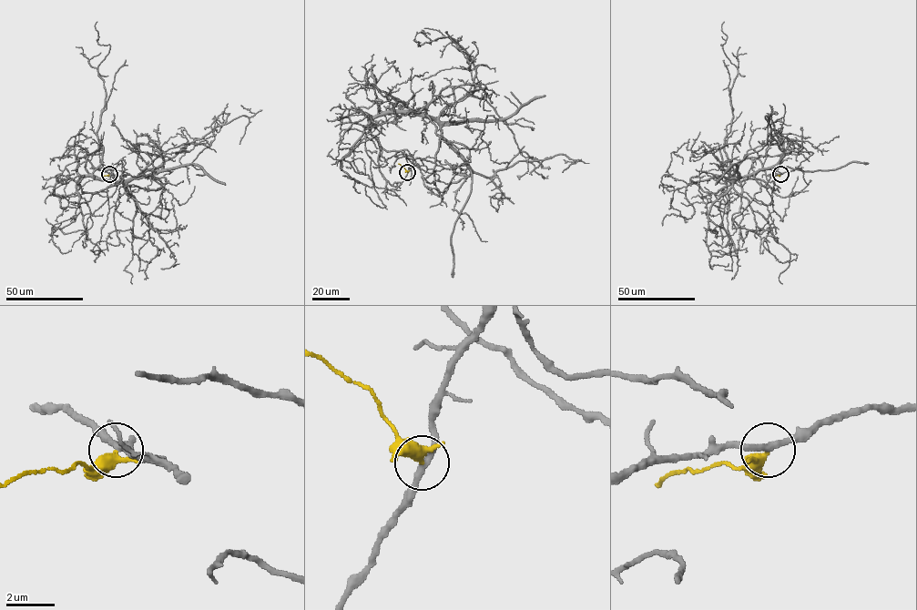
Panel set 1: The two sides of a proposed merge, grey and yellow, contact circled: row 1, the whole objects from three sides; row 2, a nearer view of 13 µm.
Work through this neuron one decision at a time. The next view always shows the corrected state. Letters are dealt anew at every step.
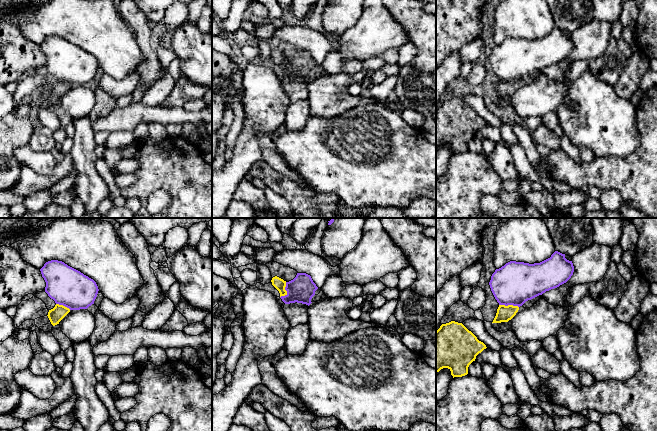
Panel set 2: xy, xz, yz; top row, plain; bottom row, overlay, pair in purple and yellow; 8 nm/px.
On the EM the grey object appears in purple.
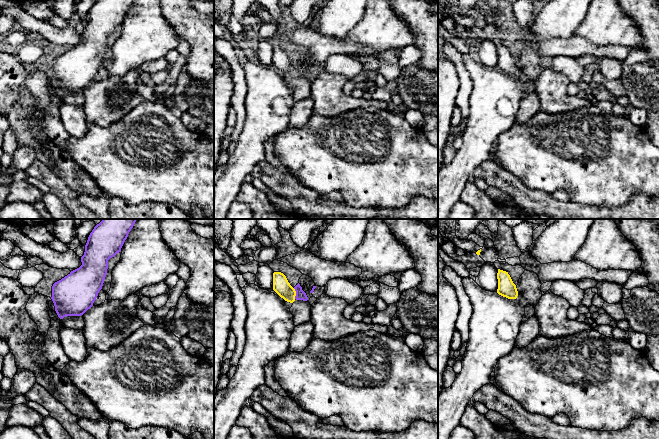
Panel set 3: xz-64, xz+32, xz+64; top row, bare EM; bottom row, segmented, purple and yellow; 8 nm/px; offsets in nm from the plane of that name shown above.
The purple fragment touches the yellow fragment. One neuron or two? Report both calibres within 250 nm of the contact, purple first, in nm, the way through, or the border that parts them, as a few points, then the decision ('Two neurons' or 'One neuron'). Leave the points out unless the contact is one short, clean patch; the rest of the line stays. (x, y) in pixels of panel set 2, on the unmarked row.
Thickness 340 nm (purple) against 130 nm. Boundary: yz (499, 80), (516, 81), (518, 83). Two neurons

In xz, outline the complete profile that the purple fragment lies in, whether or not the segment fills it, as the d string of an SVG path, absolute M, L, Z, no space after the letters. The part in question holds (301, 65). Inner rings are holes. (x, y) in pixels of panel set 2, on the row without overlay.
M297 49L296 53L286 58L285 66L287 70L280 74L285 80L290 79L302 79L310 81L312 73L315 71L315 67L318 65L313 58L310 51L306 49Z

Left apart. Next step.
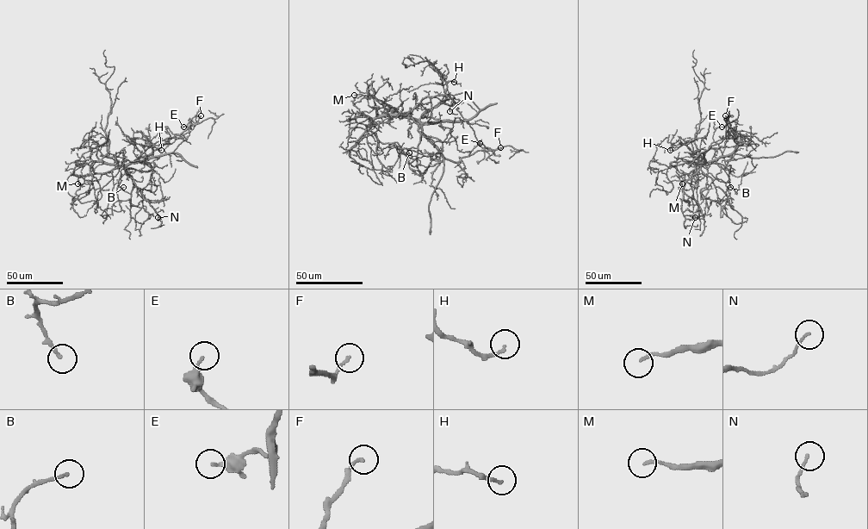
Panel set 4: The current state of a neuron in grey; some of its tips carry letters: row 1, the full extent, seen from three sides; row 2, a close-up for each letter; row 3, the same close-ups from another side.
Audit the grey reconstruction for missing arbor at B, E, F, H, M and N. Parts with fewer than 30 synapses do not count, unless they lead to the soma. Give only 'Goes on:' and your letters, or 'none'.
Goes on: H

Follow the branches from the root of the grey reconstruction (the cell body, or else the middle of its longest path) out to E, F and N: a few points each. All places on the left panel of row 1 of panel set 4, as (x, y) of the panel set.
E: (117, 164), (171, 153), (189, 134), (188, 126), (183, 127)
F: (117, 164), (129, 164), (147, 156), (195, 125), (201, 115)
N: (117, 164), (125, 167), (125, 172), (161, 219), (158, 217)

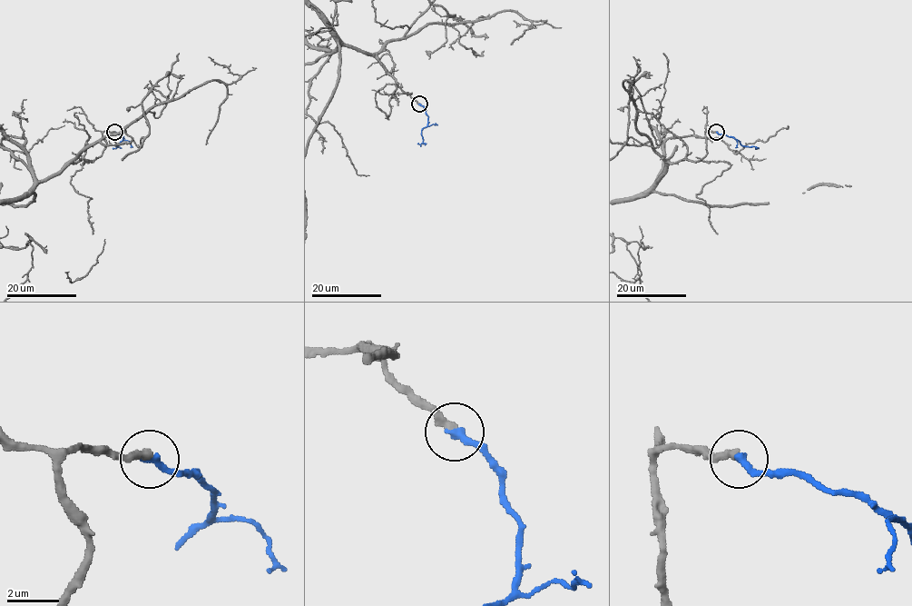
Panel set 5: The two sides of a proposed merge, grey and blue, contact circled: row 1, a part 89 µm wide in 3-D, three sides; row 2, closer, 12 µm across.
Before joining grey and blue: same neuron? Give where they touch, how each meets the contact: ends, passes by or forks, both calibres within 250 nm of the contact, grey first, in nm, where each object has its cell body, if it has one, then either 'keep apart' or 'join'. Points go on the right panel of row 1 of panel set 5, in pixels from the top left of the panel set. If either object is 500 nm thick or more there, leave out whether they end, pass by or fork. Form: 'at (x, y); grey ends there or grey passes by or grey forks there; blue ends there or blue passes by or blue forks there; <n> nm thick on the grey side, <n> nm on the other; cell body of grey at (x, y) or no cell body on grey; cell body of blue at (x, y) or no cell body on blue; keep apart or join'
at (716, 132); grey ends there; blue ends there; 320 nm thick on the grey side, 300 nm on the other; no cell body on grey; no cell body on blue; join

